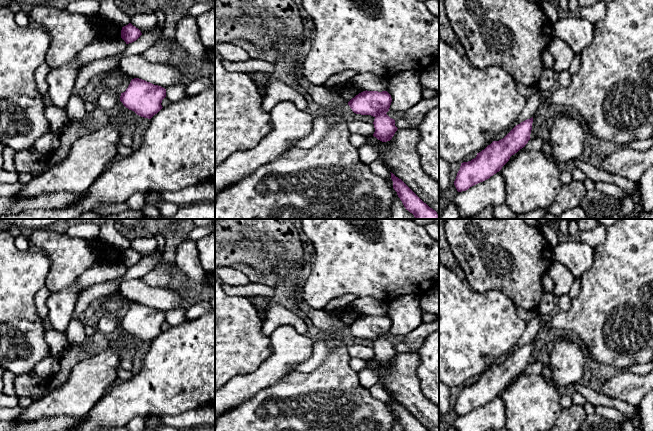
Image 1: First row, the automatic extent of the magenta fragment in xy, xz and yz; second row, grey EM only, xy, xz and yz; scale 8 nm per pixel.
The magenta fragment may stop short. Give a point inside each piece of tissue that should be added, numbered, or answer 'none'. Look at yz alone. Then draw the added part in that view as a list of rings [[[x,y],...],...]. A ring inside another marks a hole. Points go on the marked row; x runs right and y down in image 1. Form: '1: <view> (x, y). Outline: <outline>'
none

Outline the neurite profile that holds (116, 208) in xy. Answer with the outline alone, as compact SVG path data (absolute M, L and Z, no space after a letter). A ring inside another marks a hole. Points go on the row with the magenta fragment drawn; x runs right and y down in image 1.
M124 202L124 203L114 203L112 205L107 205L107 206L100 206L94 209L93 212L101 216L107 216L107 215L119 214L128 210L129 210L128 205L126 202Z

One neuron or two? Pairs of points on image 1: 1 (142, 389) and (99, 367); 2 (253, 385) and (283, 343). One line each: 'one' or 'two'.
1: two
2: one

